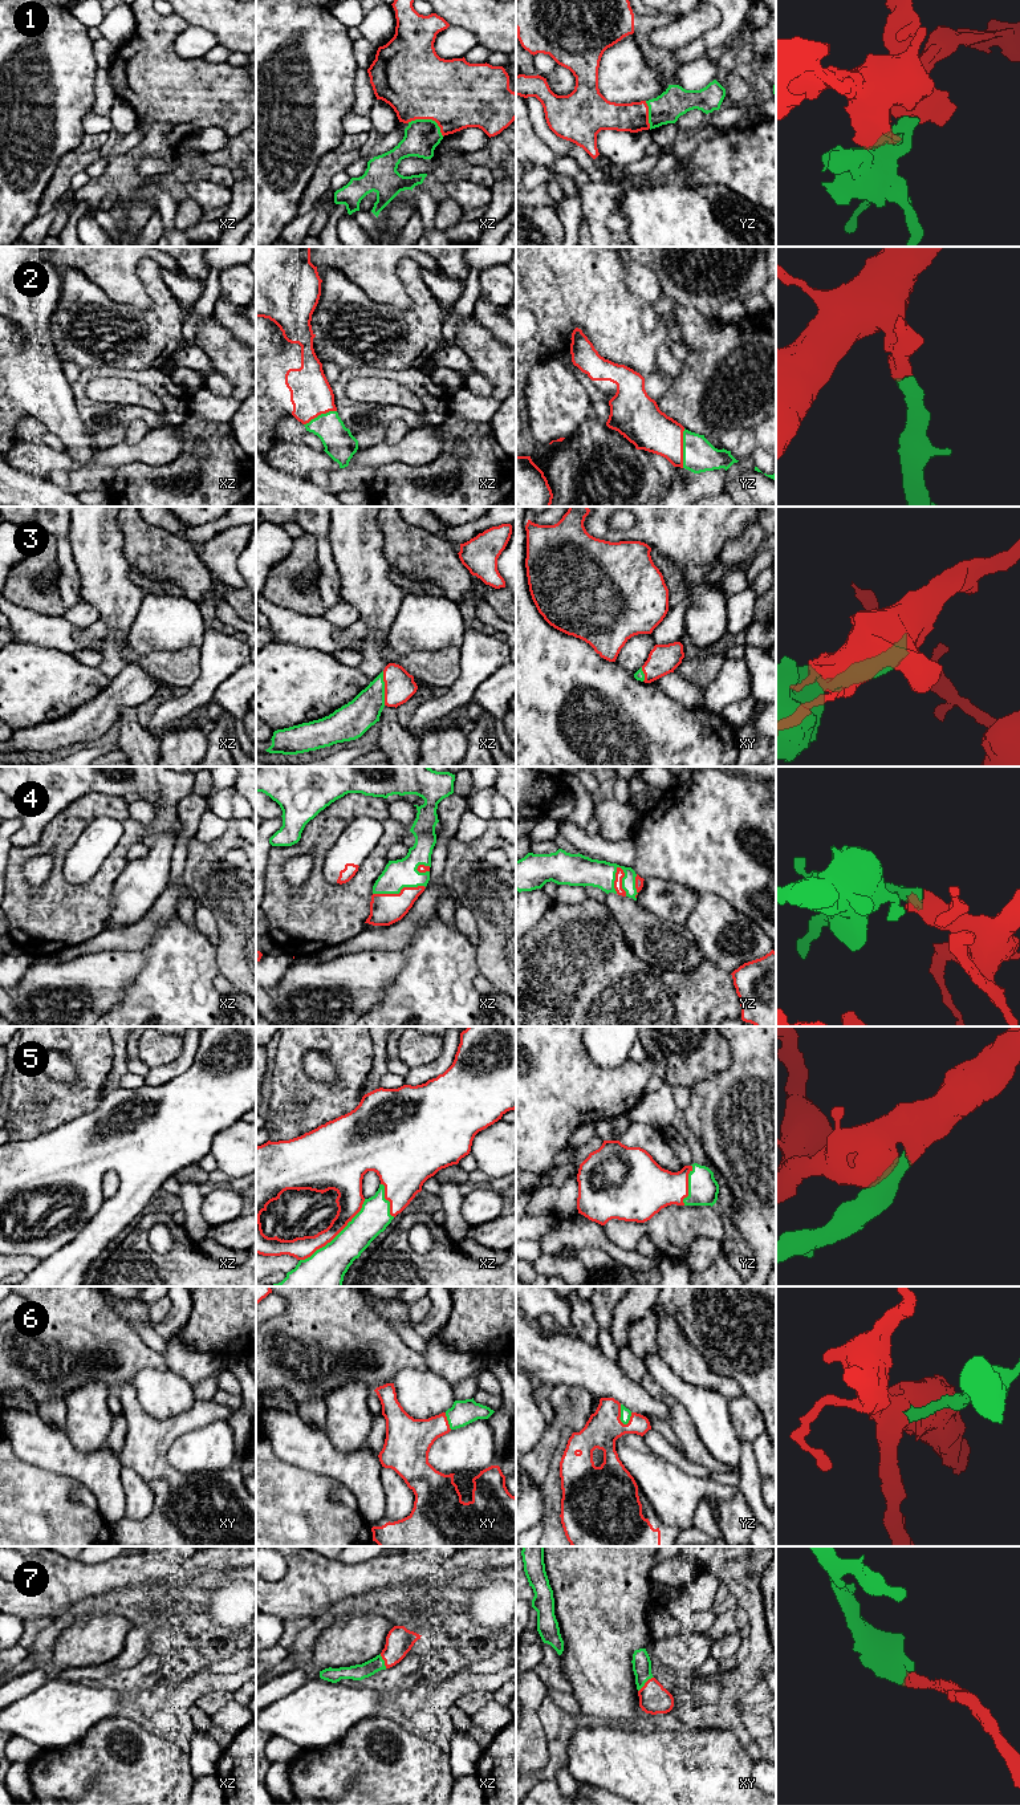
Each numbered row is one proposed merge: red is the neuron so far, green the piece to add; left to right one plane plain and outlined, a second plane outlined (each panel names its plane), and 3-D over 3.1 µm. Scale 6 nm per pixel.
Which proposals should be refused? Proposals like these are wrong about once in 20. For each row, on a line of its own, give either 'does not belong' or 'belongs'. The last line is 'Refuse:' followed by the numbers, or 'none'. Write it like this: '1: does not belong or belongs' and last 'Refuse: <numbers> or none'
1: belongs
2: belongs
3: belongs
4: belongs
5: belongs
6: belongs
7: belongs
Refuse: none

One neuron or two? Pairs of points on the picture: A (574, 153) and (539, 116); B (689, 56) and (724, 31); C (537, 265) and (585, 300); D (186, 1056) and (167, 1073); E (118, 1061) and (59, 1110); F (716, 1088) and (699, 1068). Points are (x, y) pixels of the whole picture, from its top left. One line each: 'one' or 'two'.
A: one
B: one
C: one
D: one
E: two
F: two

